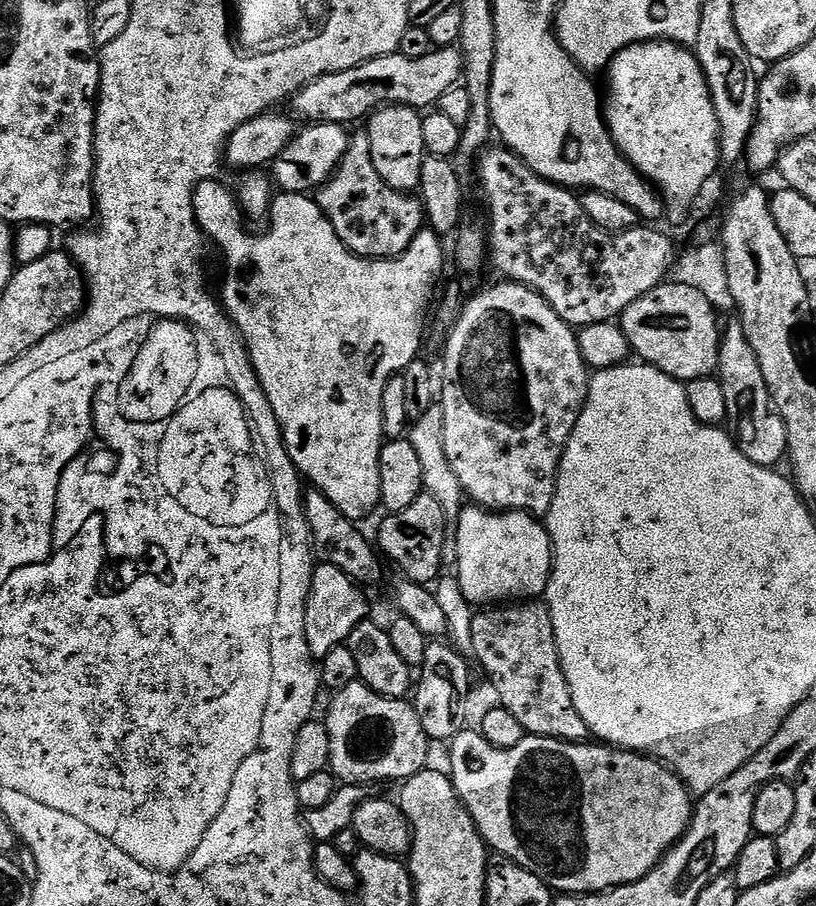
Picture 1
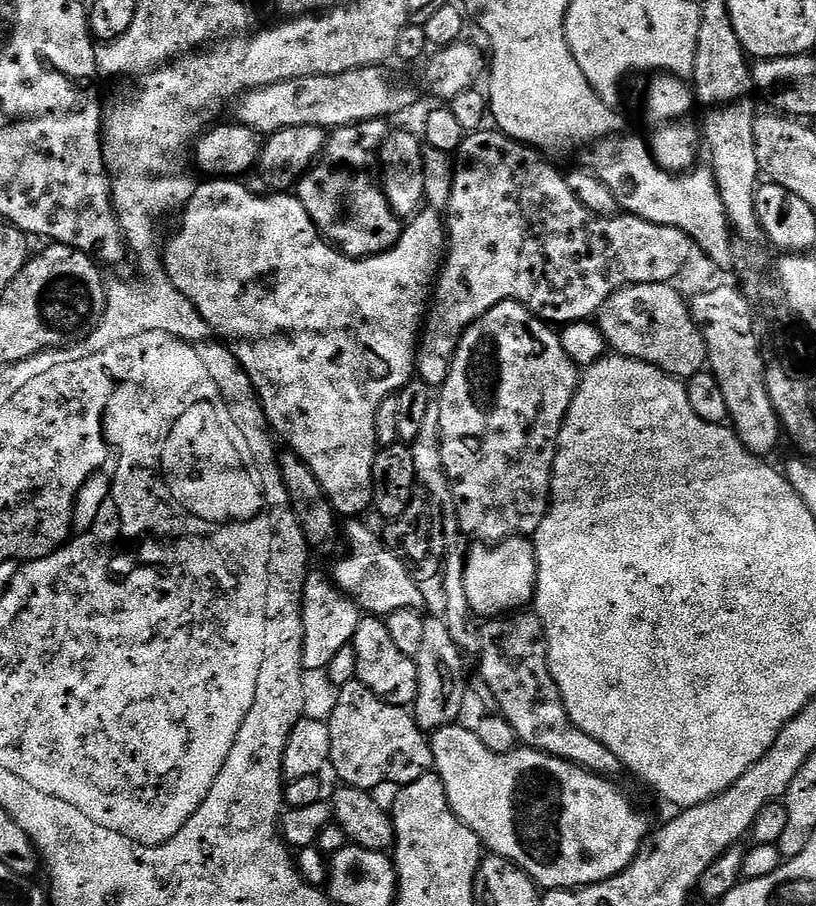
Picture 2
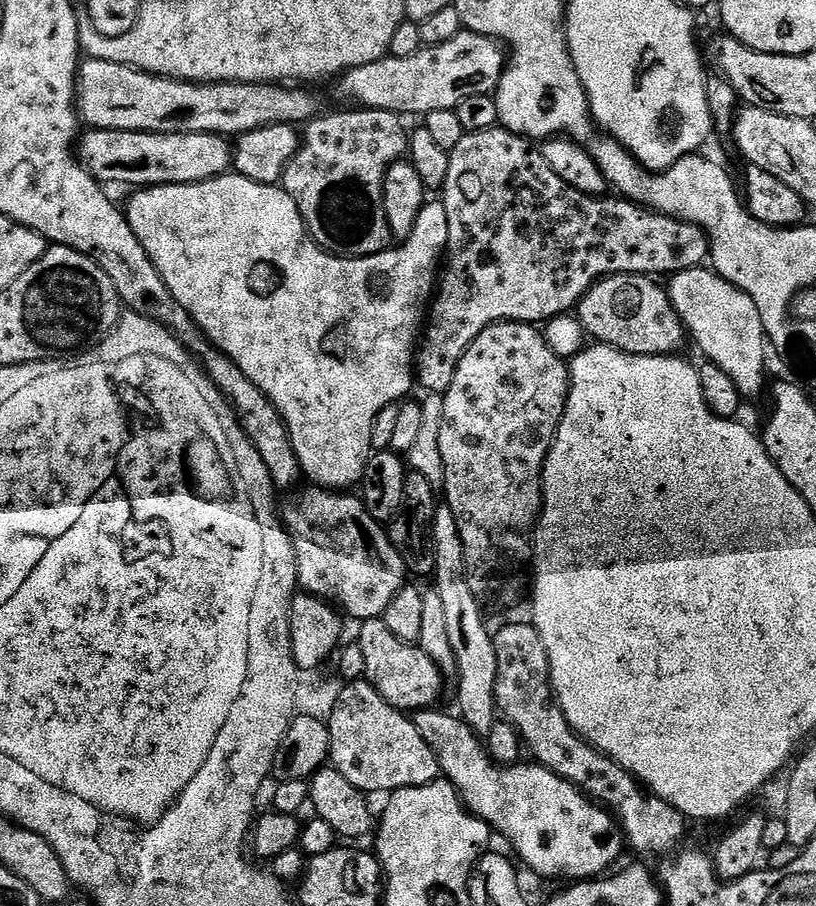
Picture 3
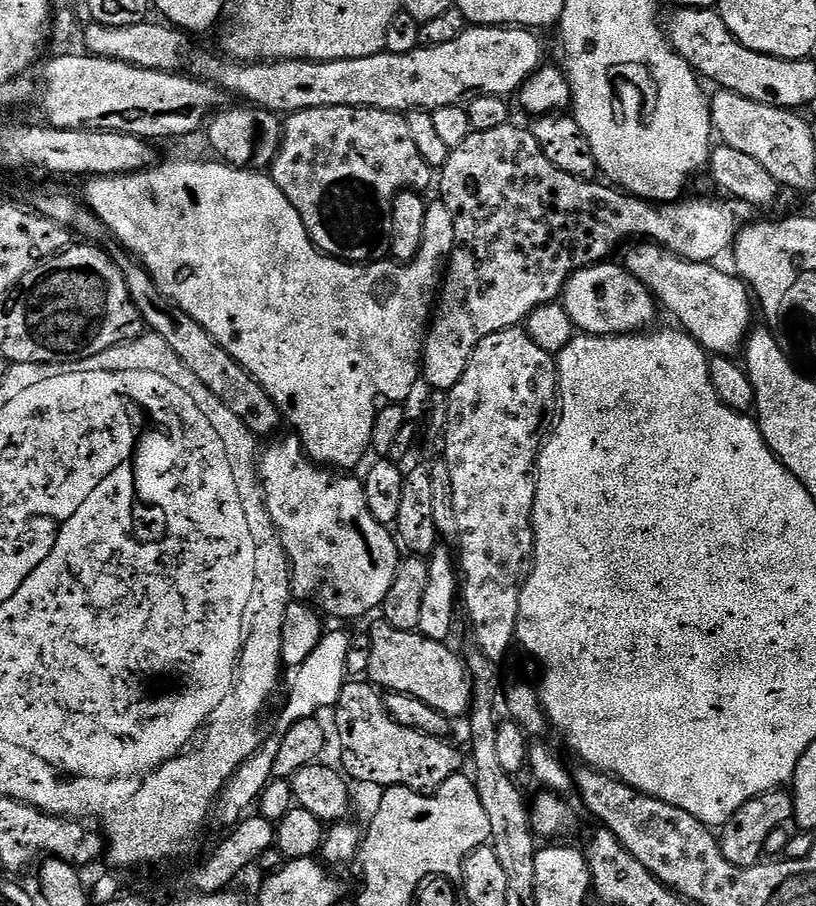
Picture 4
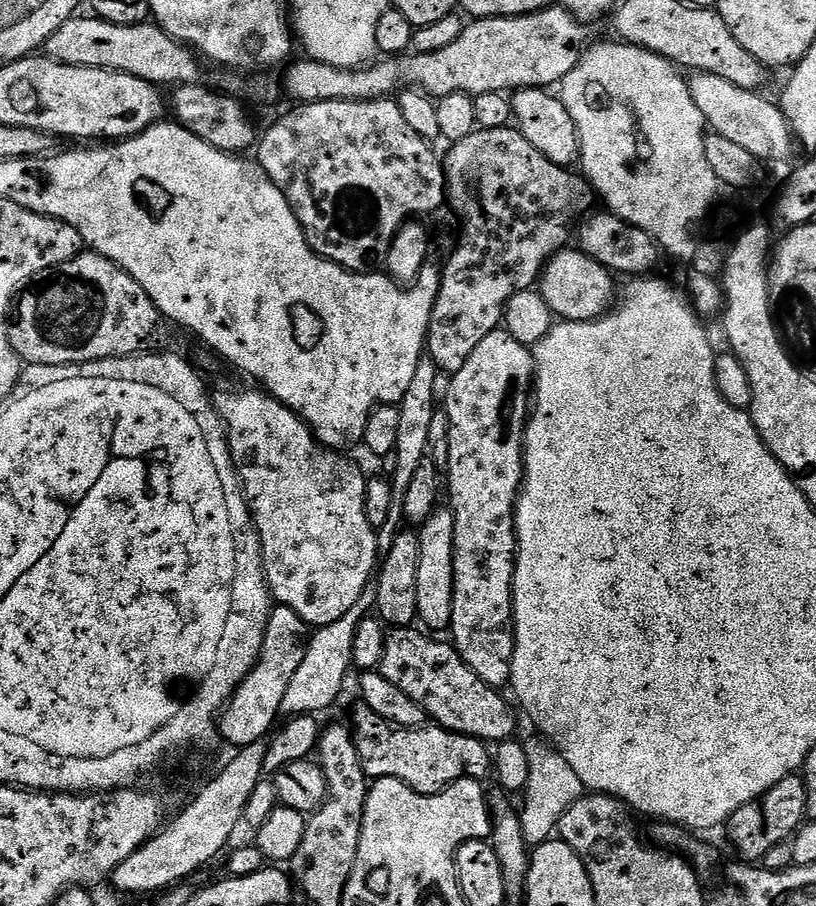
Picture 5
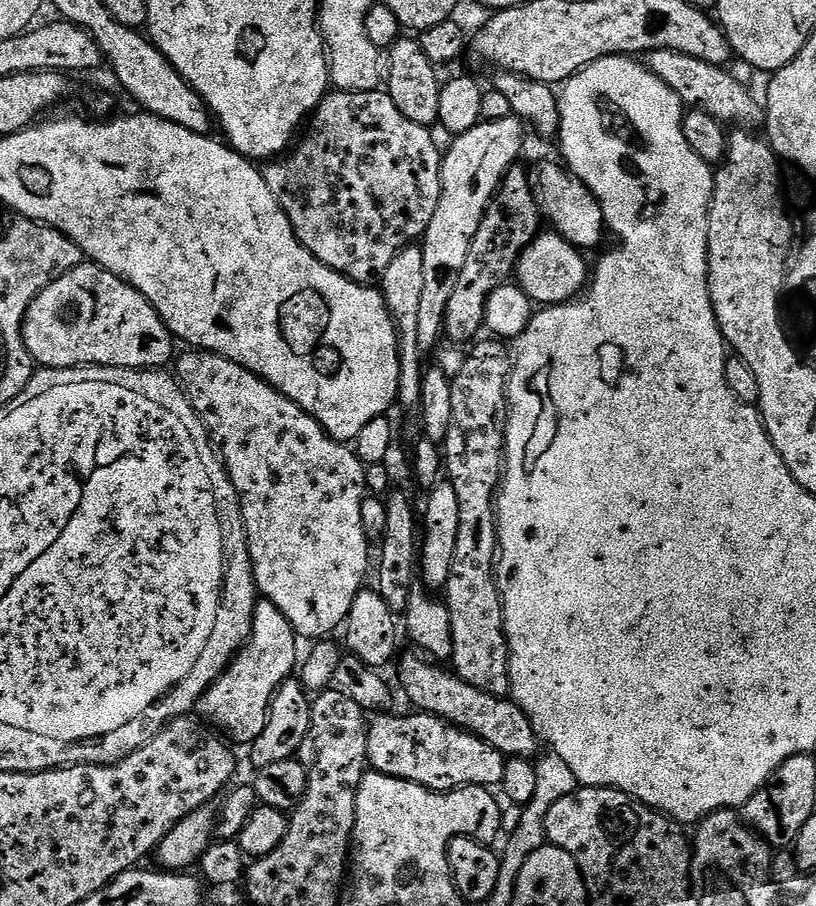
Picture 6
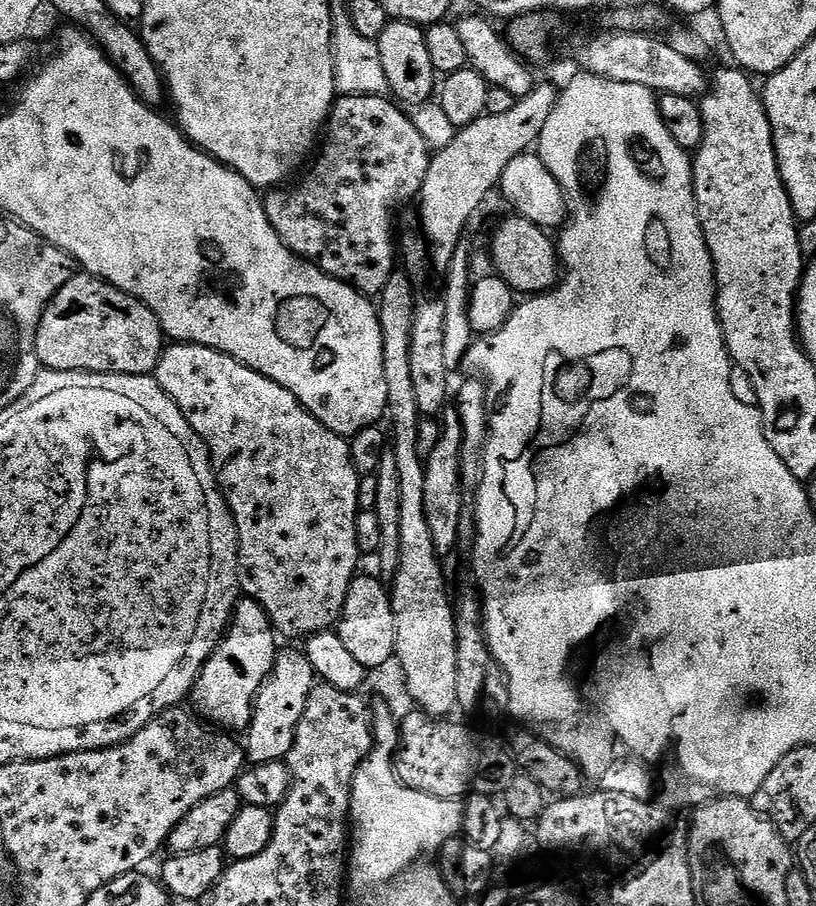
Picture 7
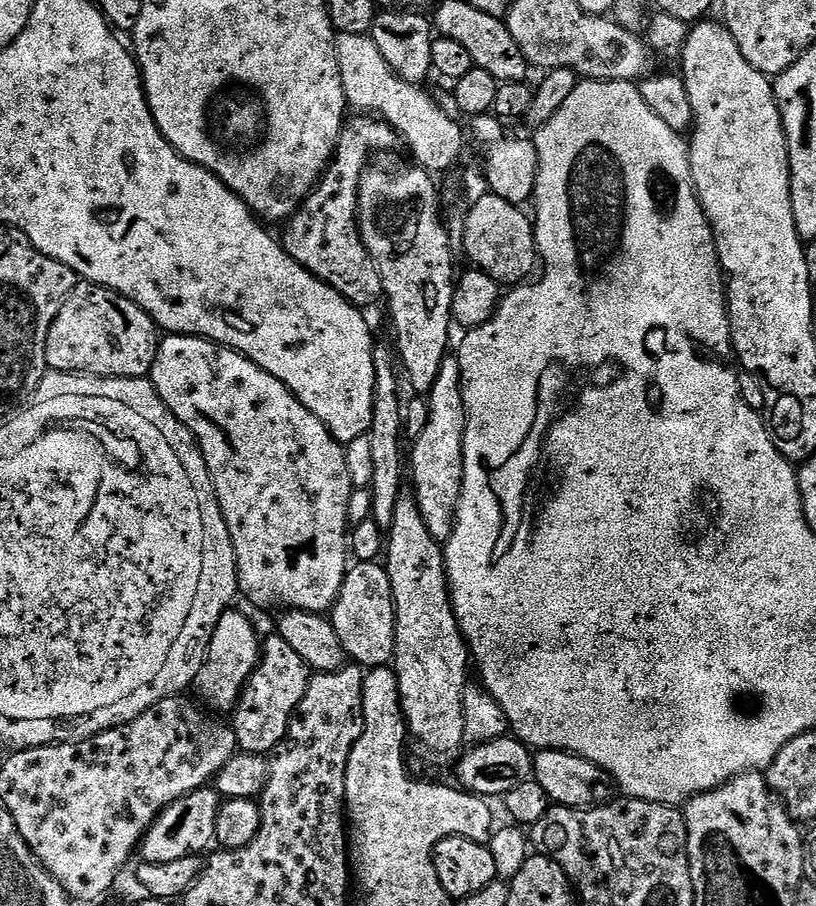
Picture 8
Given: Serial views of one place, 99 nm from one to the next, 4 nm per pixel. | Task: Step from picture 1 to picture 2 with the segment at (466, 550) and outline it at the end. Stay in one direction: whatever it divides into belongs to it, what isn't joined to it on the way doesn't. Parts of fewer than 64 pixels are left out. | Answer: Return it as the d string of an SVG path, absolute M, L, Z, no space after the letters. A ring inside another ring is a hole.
M510 536L499 542L476 542L472 549L467 549L466 563L466 598L470 601L470 610L476 618L495 618L515 613L531 605L536 598L536 545L523 536Z

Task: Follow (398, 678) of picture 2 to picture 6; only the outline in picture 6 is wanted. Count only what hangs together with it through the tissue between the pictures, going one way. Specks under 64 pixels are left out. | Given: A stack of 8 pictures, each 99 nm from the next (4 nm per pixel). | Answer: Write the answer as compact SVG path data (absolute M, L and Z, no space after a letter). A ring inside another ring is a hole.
M411 650L404 657L401 655L400 660L400 688L404 691L404 696L413 704L413 709L429 716L436 716L439 720L447 720L449 724L456 725L457 728L464 729L465 732L472 732L482 742L494 746L504 757L522 756L532 758L537 755L536 744L538 737L534 726L530 726L530 718L516 704L516 701L508 696L495 696L486 694L474 686L470 686L461 676L457 676L455 671L433 662L429 657L421 654L419 651Z

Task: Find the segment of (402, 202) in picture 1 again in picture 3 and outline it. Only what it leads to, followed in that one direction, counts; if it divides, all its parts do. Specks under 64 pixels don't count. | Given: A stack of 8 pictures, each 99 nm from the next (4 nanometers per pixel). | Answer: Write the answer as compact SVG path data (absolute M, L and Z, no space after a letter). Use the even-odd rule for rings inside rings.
M363 106L357 107L355 110L357 112L332 112L329 116L320 114L309 120L302 132L301 146L294 154L294 158L286 166L282 181L284 191L290 194L290 198L294 198L294 202L304 219L304 225L308 227L308 232L317 245L326 252L349 258L373 256L379 252L386 251L393 243L390 222L386 222L386 210L384 209L384 174L388 165L395 164L397 160L401 159L402 154L407 153L410 139L409 129L407 127L404 129L404 124L400 121L403 119L397 113L378 110L377 108L365 108Z

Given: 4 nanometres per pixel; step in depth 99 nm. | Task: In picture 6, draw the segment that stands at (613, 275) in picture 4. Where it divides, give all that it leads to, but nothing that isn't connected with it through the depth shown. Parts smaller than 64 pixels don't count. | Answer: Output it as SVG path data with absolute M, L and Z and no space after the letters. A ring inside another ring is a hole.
M551 230L541 231L520 255L514 273L515 283L532 299L533 305L551 306L574 300L584 291L590 279L590 264L583 260L581 249Z

